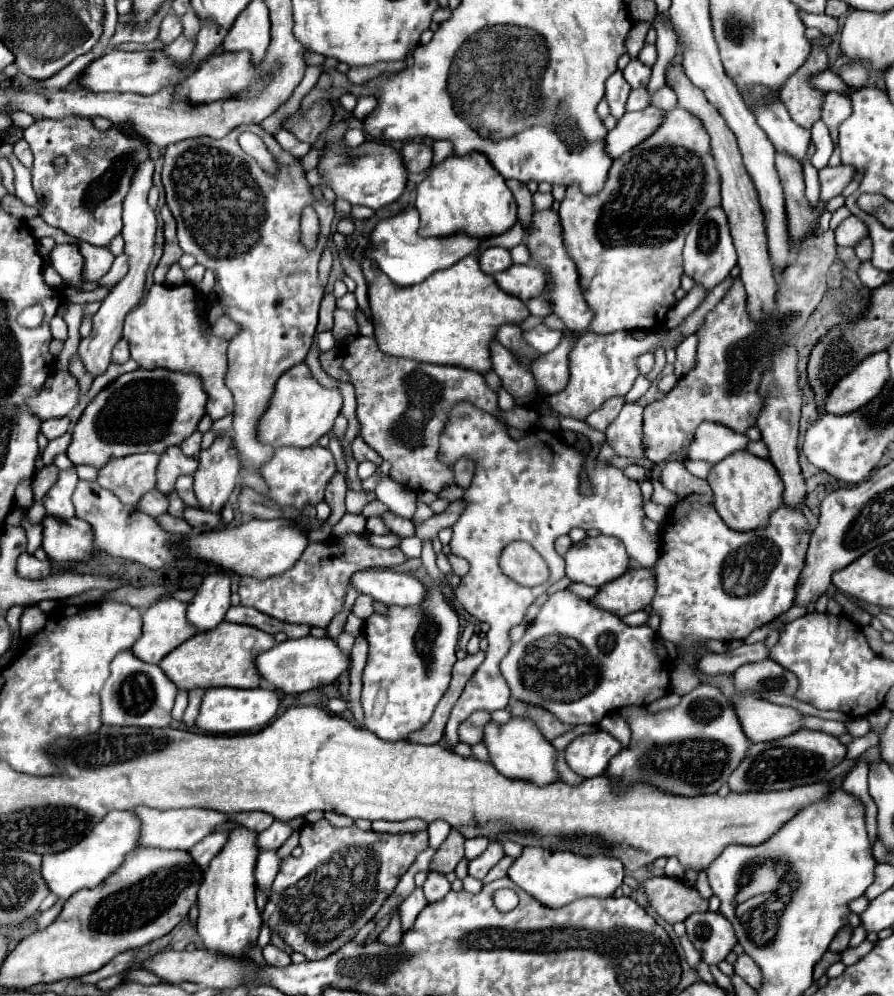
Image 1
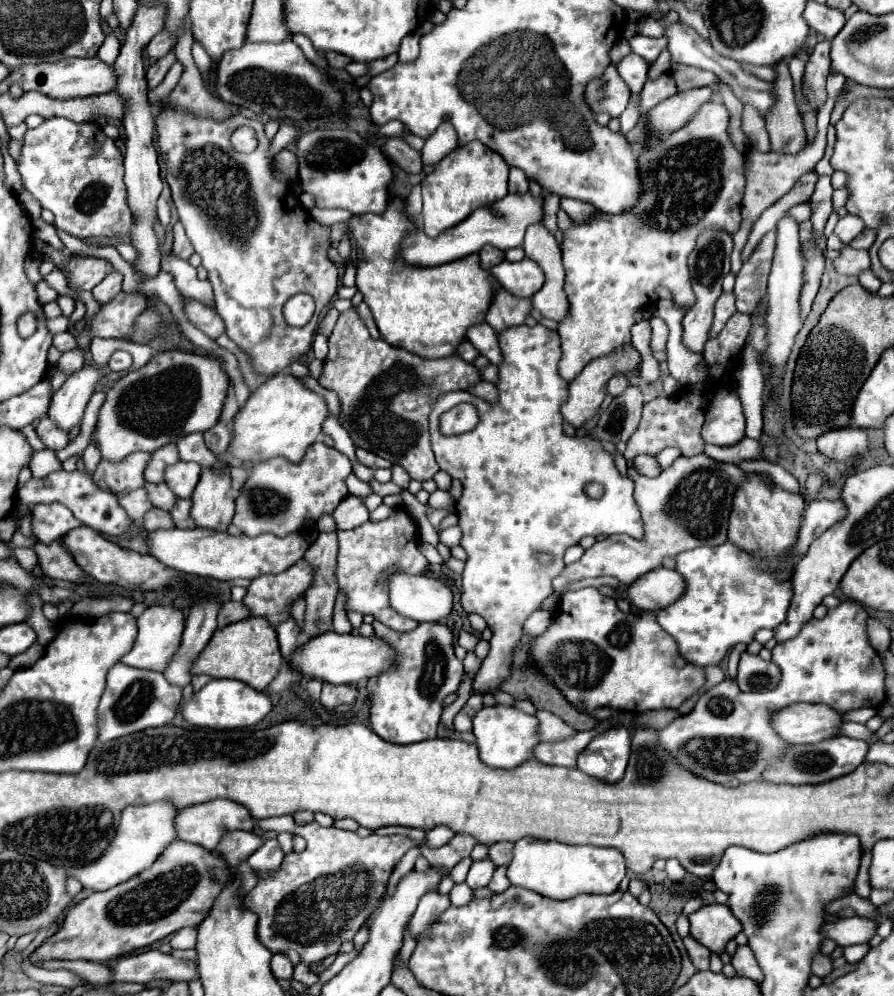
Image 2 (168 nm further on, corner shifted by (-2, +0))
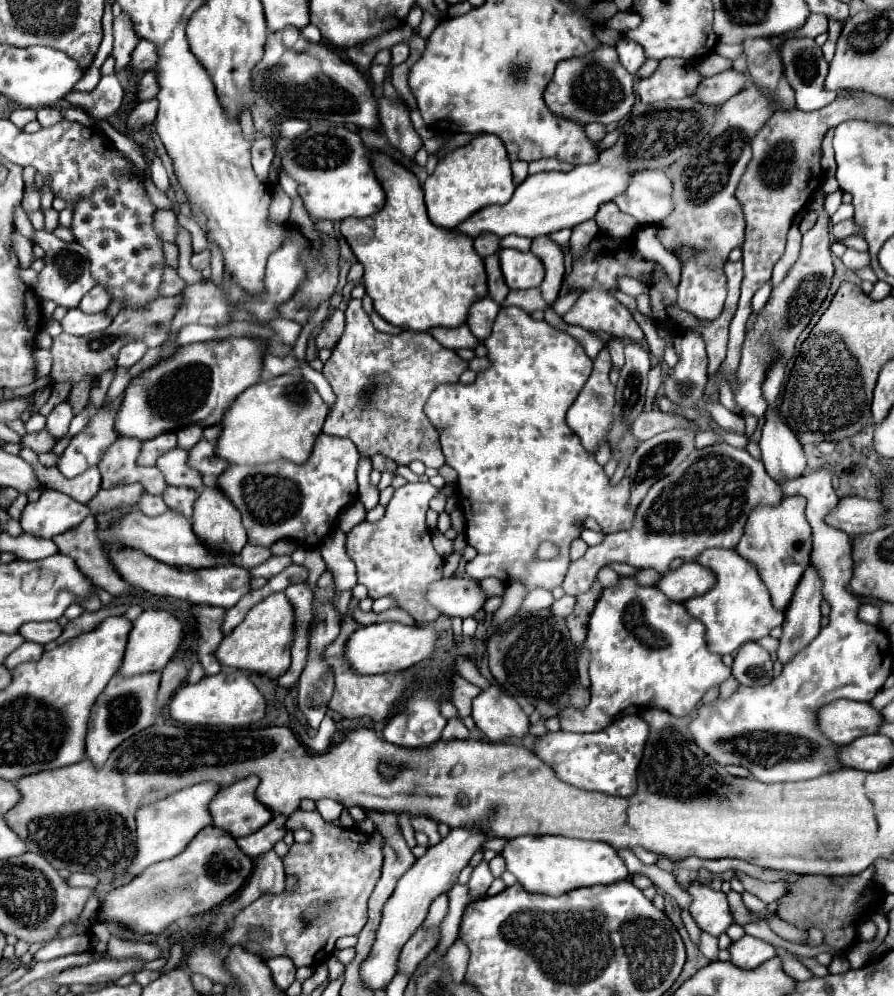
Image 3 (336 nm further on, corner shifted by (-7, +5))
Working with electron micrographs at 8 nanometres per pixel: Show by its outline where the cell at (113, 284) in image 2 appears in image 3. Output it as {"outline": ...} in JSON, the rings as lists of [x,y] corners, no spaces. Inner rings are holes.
{"outline":[[[93,288],[91,292],[87,292],[85,296],[83,296],[83,300],[79,302],[79,310],[85,310],[85,312],[89,312],[89,314],[97,314],[97,312],[103,312],[107,306],[109,306],[109,302],[111,302],[111,296],[109,296],[109,292],[105,292],[103,288]]]}

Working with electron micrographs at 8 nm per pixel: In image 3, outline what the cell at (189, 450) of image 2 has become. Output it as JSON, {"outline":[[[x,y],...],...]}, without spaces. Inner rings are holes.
{"outline":[[[189,424],[189,426],[181,428],[181,430],[177,432],[177,436],[179,436],[179,446],[185,448],[185,450],[193,448],[193,446],[201,440],[201,434],[203,434],[203,428],[201,428],[199,424]]]}

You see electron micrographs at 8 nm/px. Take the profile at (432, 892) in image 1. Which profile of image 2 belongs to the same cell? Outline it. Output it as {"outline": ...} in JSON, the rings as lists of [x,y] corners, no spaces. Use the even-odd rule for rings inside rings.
{"outline":[[[428,891],[420,903],[416,913],[410,919],[410,931],[414,937],[422,935],[424,931],[430,929],[430,925],[434,923],[434,919],[446,909],[450,907],[450,897],[448,895],[440,895],[438,891]]]}

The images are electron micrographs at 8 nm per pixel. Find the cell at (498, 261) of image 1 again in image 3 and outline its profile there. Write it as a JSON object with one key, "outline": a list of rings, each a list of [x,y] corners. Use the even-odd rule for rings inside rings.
{"outline":[[[483,232],[483,234],[479,234],[475,238],[475,250],[483,258],[485,256],[491,256],[493,252],[499,250],[499,238],[495,234],[491,234],[491,232]]]}

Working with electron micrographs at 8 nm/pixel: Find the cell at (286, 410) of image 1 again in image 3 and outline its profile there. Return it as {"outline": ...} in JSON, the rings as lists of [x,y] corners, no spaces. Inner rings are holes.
{"outline":[[[283,374],[267,382],[259,382],[241,392],[227,408],[221,420],[221,434],[215,442],[215,454],[229,464],[257,466],[275,460],[303,464],[313,450],[315,438],[321,434],[329,406],[319,392],[301,374]]]}

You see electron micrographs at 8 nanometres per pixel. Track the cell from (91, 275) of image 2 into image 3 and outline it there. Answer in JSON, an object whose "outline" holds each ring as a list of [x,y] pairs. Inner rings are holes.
{"outline":[[[39,230],[33,234],[33,242],[39,244],[43,250],[45,250],[45,266],[43,270],[39,272],[39,282],[37,286],[33,288],[35,296],[39,300],[51,300],[55,302],[57,306],[63,306],[67,310],[71,308],[77,308],[79,300],[95,286],[93,284],[93,276],[89,272],[89,262],[87,262],[87,256],[85,256],[85,250],[75,244],[75,242],[65,242],[61,238],[57,238],[55,234],[49,234],[45,230]]]}

